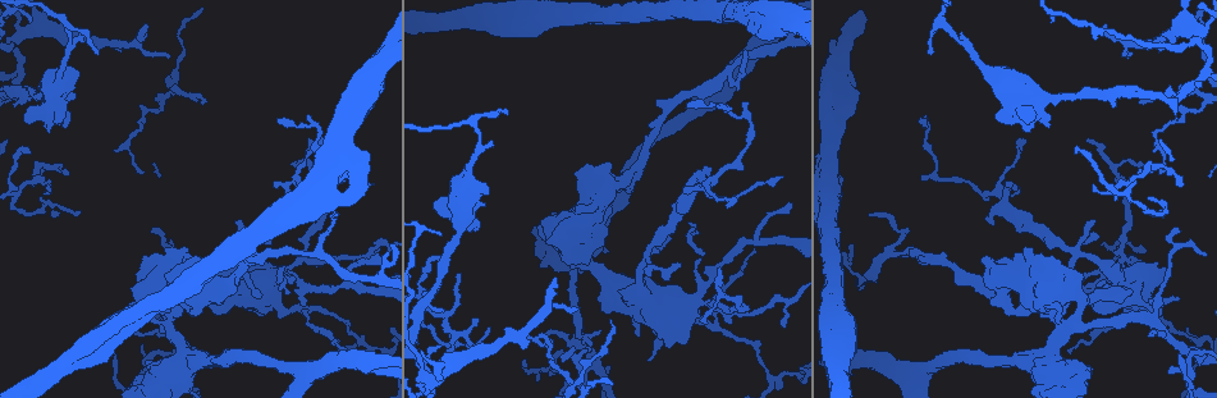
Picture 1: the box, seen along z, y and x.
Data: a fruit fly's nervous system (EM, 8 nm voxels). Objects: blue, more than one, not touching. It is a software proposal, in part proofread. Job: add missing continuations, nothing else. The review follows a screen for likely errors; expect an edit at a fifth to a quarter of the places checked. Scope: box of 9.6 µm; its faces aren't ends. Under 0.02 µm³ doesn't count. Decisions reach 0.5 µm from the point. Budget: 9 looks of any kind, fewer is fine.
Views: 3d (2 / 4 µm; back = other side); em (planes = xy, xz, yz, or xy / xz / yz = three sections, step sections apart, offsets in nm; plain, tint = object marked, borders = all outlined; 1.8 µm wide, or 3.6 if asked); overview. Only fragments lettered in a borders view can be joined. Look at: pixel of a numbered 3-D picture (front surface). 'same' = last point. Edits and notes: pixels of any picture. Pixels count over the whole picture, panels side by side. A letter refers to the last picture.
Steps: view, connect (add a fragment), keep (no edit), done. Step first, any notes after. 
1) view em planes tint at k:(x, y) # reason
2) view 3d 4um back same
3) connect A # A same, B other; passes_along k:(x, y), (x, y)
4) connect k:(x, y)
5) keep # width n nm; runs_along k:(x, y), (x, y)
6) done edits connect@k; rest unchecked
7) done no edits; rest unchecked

view 3d 4um at 1:(28, 22) # free end

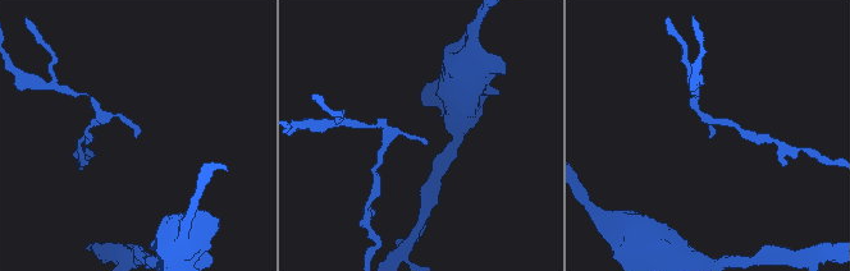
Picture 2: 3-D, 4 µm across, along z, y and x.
view em planes tint at 2:(712, 135) # now the EM

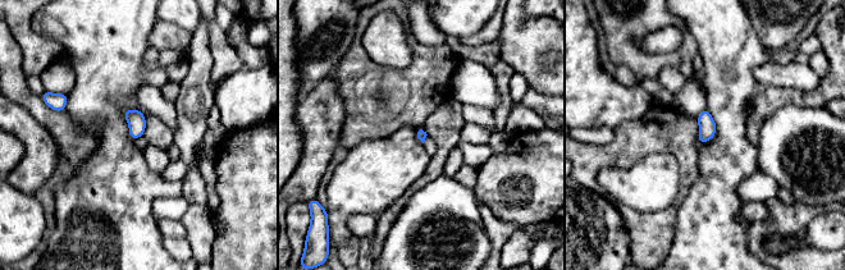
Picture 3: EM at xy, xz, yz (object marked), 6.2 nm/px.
view em planes borders same # what lies round it

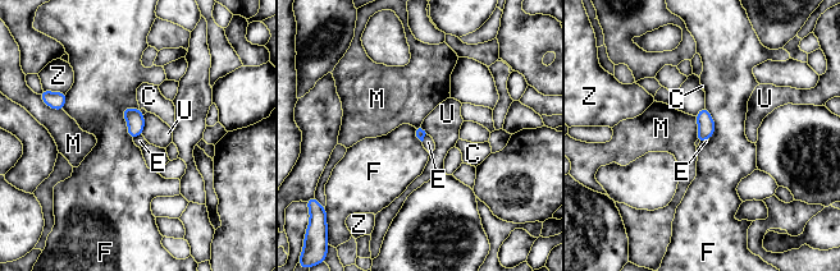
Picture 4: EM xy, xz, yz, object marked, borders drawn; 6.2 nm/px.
keep # C other, E other, F other, M other, U other, Z other; none of them fits

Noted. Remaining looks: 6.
view em planes tint at 1:(478, 355) # thick turns thin

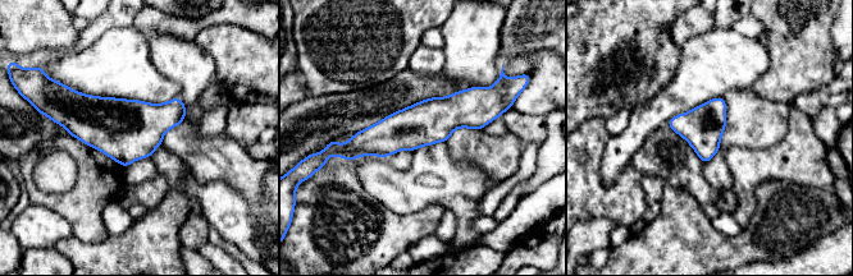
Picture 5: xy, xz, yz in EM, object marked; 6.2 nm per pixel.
view em planes borders same # what lies round it

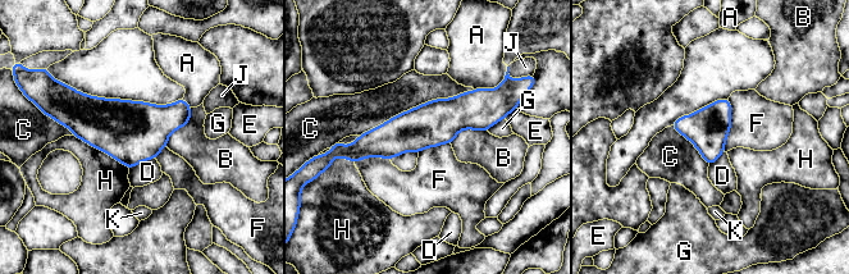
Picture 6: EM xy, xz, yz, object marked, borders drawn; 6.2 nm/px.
keep # A other, B other, C other, D other, E other, F other, G other, H other, J other, K other; runs_along 6:(502, 115), (450, 115), (352, 149); no lettered fragment goes on from it

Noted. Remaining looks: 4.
view em xz step 4 tint at 1:(577, 307) # an open end

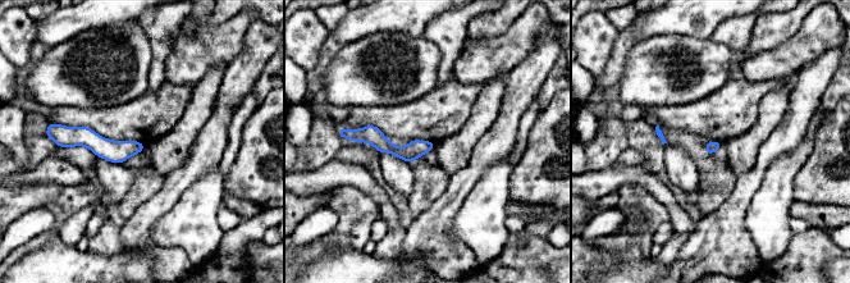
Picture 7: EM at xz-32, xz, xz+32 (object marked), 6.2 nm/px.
view em planes borders same

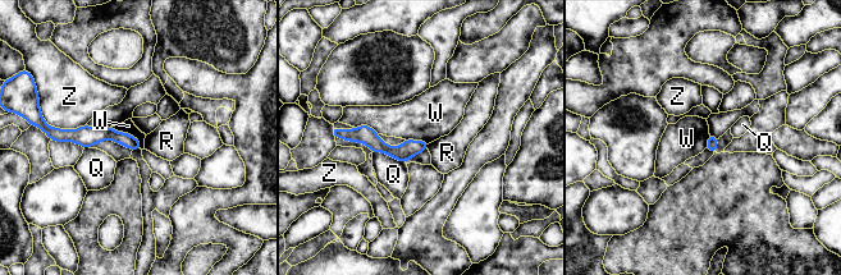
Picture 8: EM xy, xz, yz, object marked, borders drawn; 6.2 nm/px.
keep # longest_contact W 240 nm; Q other, R other, W other, Z other; runs_along 8:(58, 136), (113, 134), (137, 146); none of them fits

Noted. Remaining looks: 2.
view em planes borders at 1:(754, 251) # tapers out

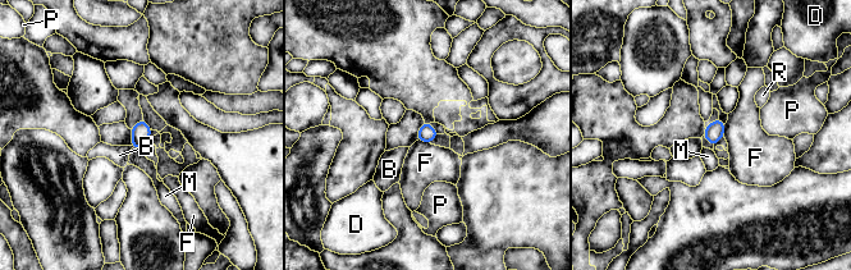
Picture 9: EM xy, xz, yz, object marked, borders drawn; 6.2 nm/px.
connect M # width 110 nm; B other, D other, F other, M same, P other, R other; passes_along 9:(141, 132), (135, 147), (136, 158); the neuron continues

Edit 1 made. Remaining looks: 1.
done edits connect@9; rest unchecked

